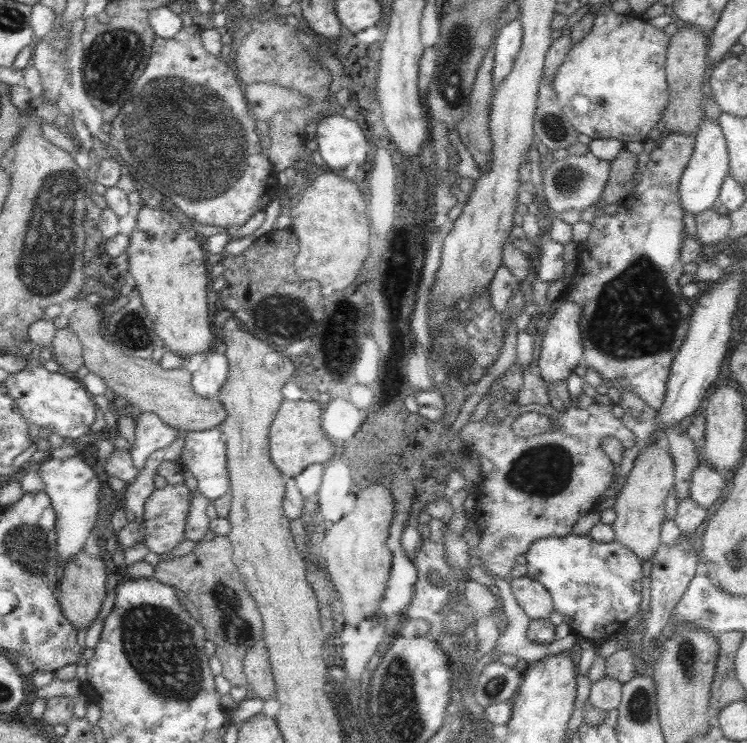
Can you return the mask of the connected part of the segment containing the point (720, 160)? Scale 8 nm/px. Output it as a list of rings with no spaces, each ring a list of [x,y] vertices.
[[[706,116],[695,136],[692,158],[682,173],[678,190],[682,210],[688,214],[700,214],[712,209],[718,202],[720,188],[729,172],[729,152],[724,133],[719,122]]]

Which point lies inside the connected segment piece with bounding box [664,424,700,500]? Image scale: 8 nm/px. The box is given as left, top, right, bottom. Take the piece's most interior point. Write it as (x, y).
(681, 446)

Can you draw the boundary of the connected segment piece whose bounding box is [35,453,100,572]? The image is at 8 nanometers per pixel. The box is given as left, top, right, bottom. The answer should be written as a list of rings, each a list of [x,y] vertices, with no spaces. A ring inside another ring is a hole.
[[[78,453],[72,457],[54,458],[49,454],[36,467],[40,480],[44,482],[44,492],[49,496],[56,514],[56,536],[58,572],[64,569],[64,563],[84,550],[91,529],[96,526],[100,509],[98,499],[100,480],[88,463]]]

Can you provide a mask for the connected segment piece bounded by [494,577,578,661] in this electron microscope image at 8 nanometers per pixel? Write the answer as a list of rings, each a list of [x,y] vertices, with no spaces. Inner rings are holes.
[[[501,577],[496,578],[494,583],[501,596],[502,608],[506,615],[506,630],[499,636],[498,646],[495,646],[501,655],[512,654],[512,656],[524,658],[526,661],[538,661],[550,654],[558,654],[567,649],[572,650],[578,642],[578,638],[571,633],[565,638],[556,639],[554,644],[538,645],[533,643],[527,637],[528,623],[531,618],[526,616],[524,610],[520,608],[520,604],[516,602],[510,584]]]

